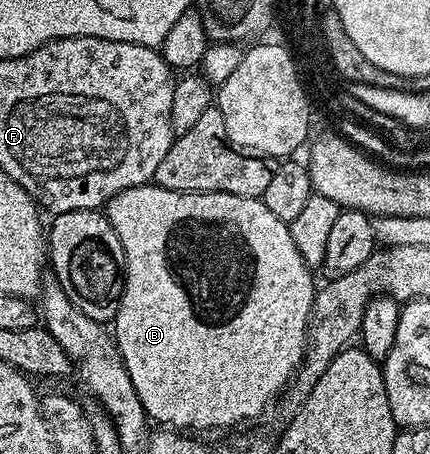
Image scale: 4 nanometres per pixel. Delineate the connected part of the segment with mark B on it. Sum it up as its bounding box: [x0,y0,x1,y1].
[104,183,316,431]

